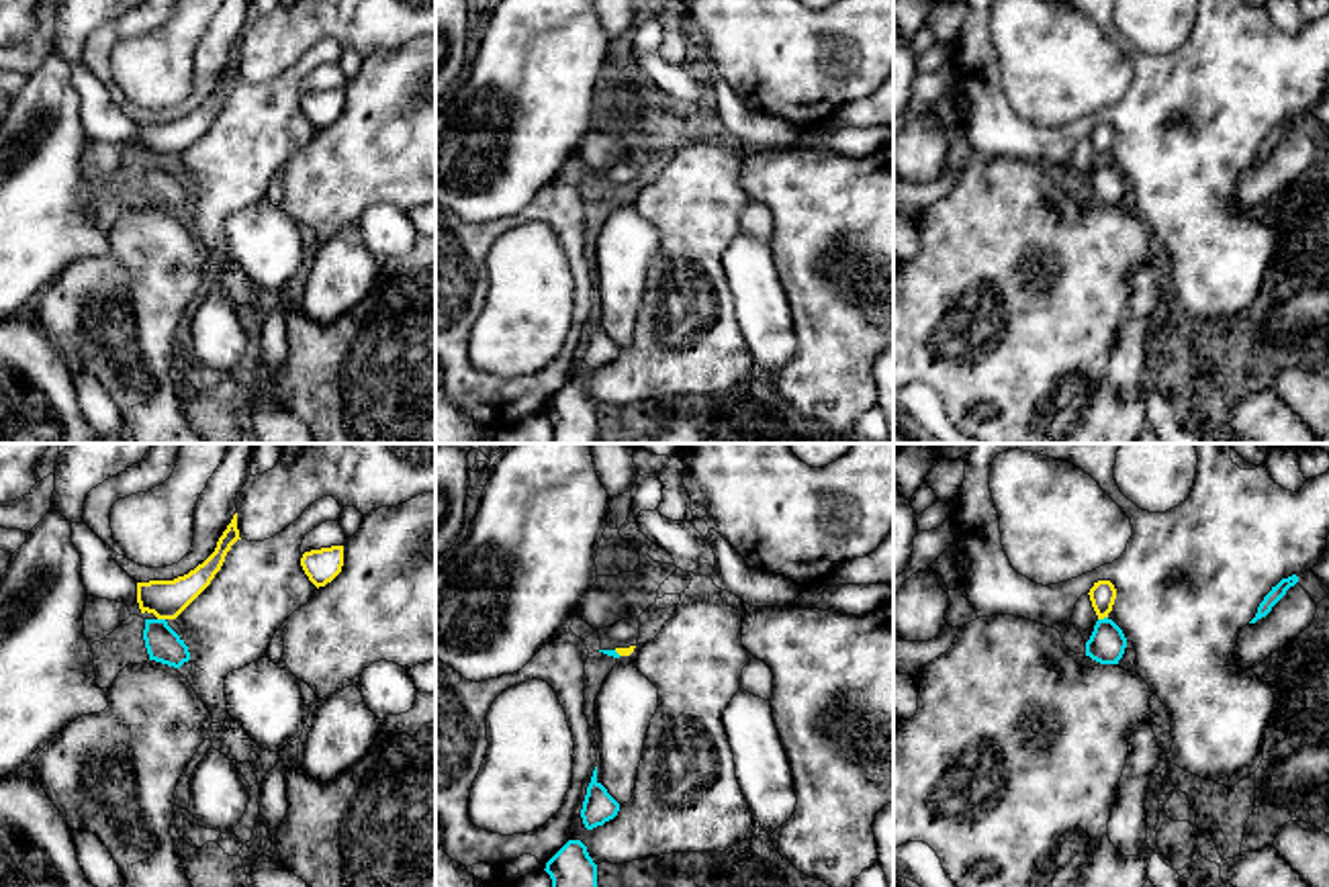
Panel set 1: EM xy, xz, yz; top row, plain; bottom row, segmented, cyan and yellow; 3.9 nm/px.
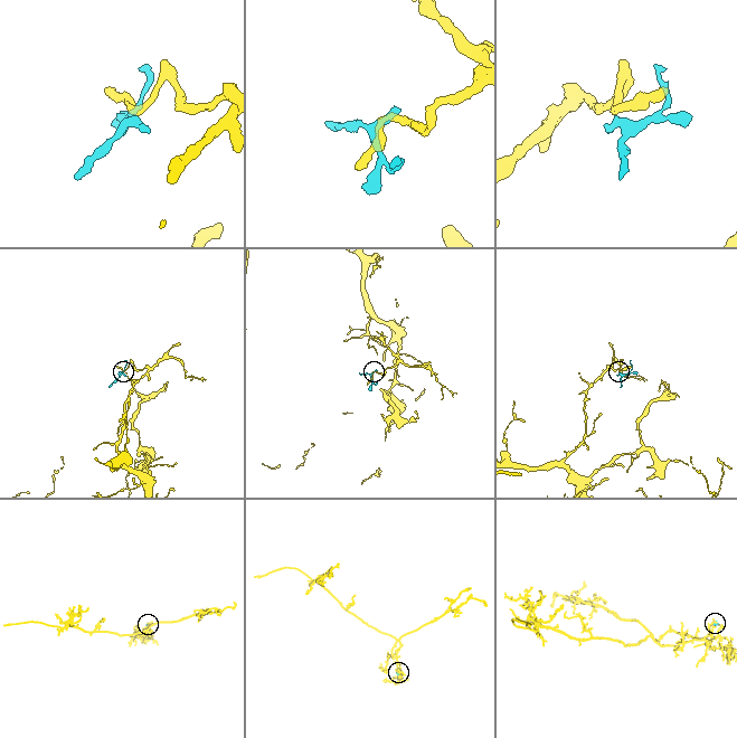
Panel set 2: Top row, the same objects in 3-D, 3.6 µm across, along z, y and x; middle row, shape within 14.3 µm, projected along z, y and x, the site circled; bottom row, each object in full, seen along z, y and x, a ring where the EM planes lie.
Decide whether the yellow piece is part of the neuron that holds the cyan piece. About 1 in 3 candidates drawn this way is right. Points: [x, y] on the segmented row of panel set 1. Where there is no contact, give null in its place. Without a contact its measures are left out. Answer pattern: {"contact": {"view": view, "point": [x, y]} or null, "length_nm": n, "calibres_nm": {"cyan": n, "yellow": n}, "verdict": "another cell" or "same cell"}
{"contact": {"view": "yz", "point": [1105, 618]}, "length_nm": 40, "calibres_nm": {"cyan": 150, "yellow": 100}, "verdict": "another cell"}

